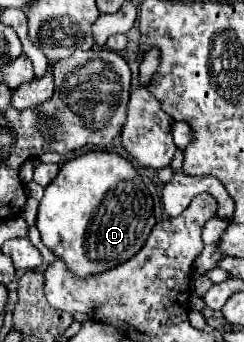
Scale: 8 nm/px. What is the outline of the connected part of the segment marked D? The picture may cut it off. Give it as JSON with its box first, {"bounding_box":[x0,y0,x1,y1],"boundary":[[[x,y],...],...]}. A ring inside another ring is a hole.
{"bounding_box":[37,150,155,276],"boundary":[[[103,150],[87,152],[83,156],[77,156],[61,164],[59,174],[45,188],[45,196],[39,204],[39,214],[37,214],[37,230],[41,232],[43,244],[49,250],[53,250],[55,256],[61,258],[79,276],[105,272],[135,256],[143,248],[153,226],[155,226],[153,198],[147,186],[143,184],[141,176],[127,158]]]}

